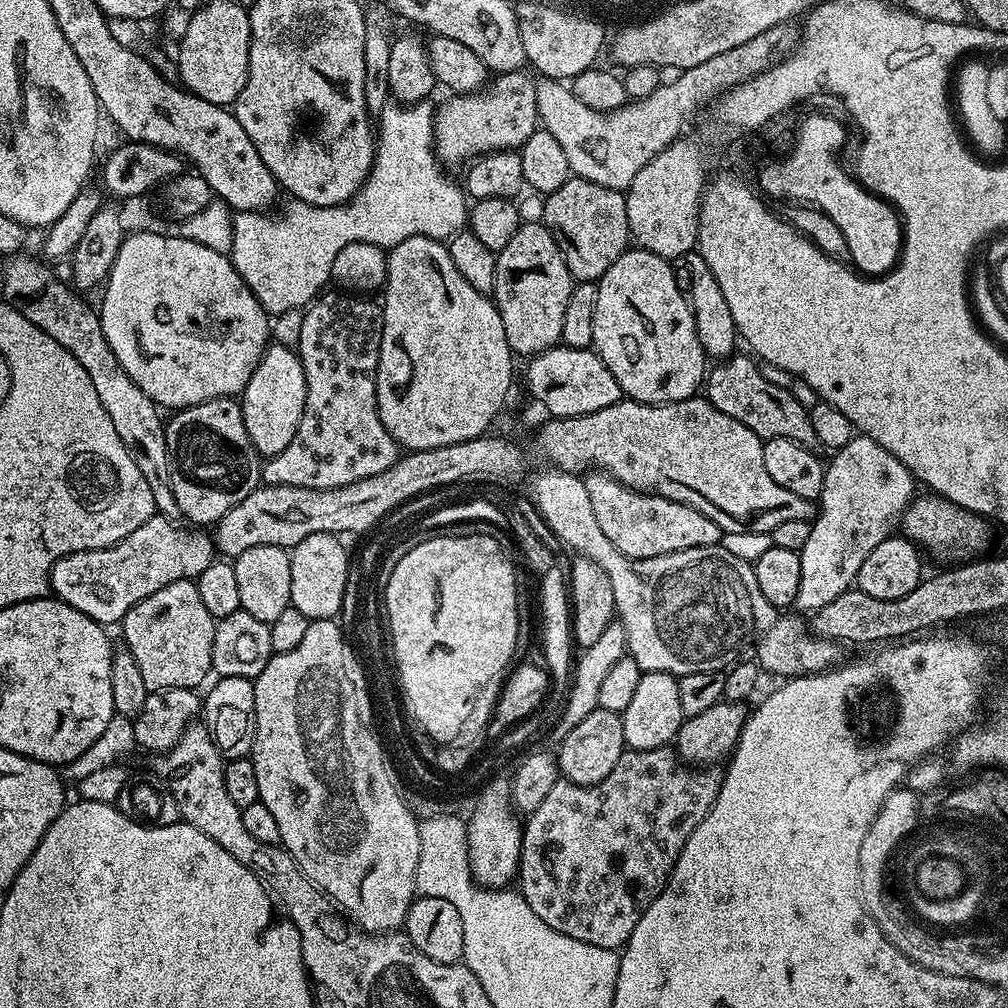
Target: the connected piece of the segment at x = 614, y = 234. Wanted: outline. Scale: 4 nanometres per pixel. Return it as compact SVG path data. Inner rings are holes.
M572 176L558 190L547 193L542 223L550 230L554 242L562 250L573 281L598 282L623 252L630 247L626 218L625 193L615 188L598 186L580 176Z

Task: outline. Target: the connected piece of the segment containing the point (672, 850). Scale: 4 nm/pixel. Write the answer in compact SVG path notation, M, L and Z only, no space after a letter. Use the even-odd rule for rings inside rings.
M665 746L654 750L625 750L618 758L614 770L606 774L606 778L597 784L571 784L569 780L563 778L557 780L556 785L550 789L550 794L546 794L538 810L534 810L527 817L523 825L524 845L520 851L520 870L518 873L519 895L524 901L558 934L566 934L570 938L578 938L578 942L590 942L590 946L602 946L613 950L623 949L627 944L630 934L634 934L634 926L638 926L638 918L658 898L658 894L668 885L668 875L672 872L672 867L678 862L690 834L706 818L706 814L714 806L714 802L720 793L721 773L716 770L697 770L681 762L675 751L671 747Z

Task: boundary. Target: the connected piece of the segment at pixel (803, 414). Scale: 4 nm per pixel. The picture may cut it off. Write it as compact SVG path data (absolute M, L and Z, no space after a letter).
M733 354L716 369L709 371L706 376L706 399L722 414L730 414L742 426L754 430L763 441L774 438L786 438L798 442L810 449L817 447L814 426L810 426L810 414L806 404L803 404L794 393L772 380L767 380L756 369L757 361L751 355L740 356Z

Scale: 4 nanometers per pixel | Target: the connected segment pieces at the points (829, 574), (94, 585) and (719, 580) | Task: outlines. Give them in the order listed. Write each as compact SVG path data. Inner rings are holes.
M857 434L850 442L846 442L846 446L835 449L831 456L832 461L827 461L824 470L824 485L818 511L811 521L810 538L799 552L802 582L798 582L794 608L800 614L817 612L822 606L834 602L838 594L849 591L855 585L858 570L862 570L862 562L866 562L870 550L874 550L878 542L893 535L901 527L904 512L918 492L918 481L912 472L906 470L906 466L902 466L902 462L898 462L898 458L894 458L886 446L878 446L874 438Z
M159 514L151 516L134 534L126 534L116 544L111 544L109 548L99 548L93 552L75 552L58 562L54 562L50 569L50 592L55 599L66 602L74 606L74 610L82 610L90 618L94 618L99 624L111 626L119 625L124 619L124 615L129 612L134 605L142 602L154 590L162 590L162 586L170 586L170 582L179 580L192 580L206 570L214 559L214 540L207 531L192 530L187 532L184 528L179 528L179 523L166 519Z
M551 466L545 467L545 472L540 472L532 480L532 500L536 503L536 508L540 511L542 519L548 523L548 528L561 540L564 544L569 544L576 551L577 557L594 562L608 576L610 586L614 590L614 602L616 603L616 616L618 623L624 628L624 636L628 639L627 655L634 658L634 662L638 662L641 672L668 672L671 676L677 678L686 674L698 674L698 670L710 670L711 672L724 672L729 666L735 665L741 659L740 651L744 648L744 643L751 638L756 632L756 621L760 628L758 640L756 642L755 659L758 666L768 675L774 674L779 678L791 678L794 676L816 675L819 672L829 671L834 668L841 660L841 645L837 641L822 639L815 634L811 634L807 623L801 621L801 617L794 614L781 612L772 603L768 602L762 595L762 590L758 590L758 578L756 577L755 567L749 561L735 557L730 554L729 550L711 544L705 548L687 548L686 550L678 550L677 552L667 552L661 556L651 556L650 558L642 558L641 560L632 560L628 556L617 550L610 542L610 538L606 538L606 534L602 534L602 526L598 526L598 522L594 518L594 510L590 506L590 494L586 490L583 479L573 472L563 472L561 468Z

